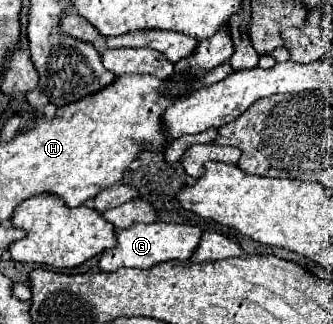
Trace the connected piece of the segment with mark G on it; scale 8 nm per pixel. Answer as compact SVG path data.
M155 221L155 223L137 223L131 225L123 231L117 231L117 245L113 249L103 251L101 259L99 259L99 271L103 273L111 273L117 271L121 267L137 267L137 269L149 269L157 263L163 261L187 261L191 257L191 253L195 251L195 247L201 241L201 229L195 225L179 225L179 223L163 223L163 221Z

